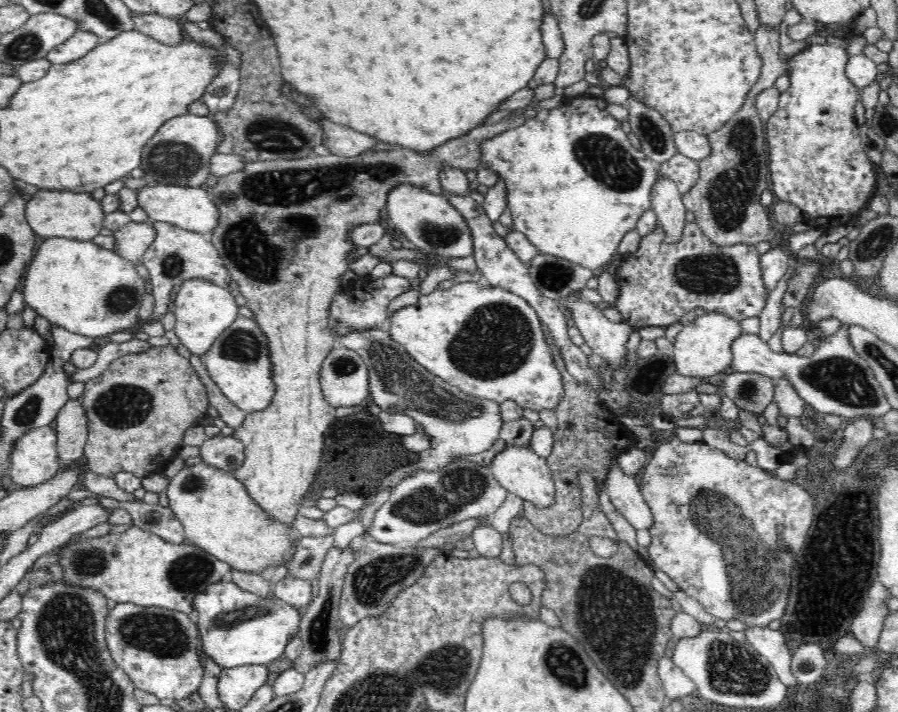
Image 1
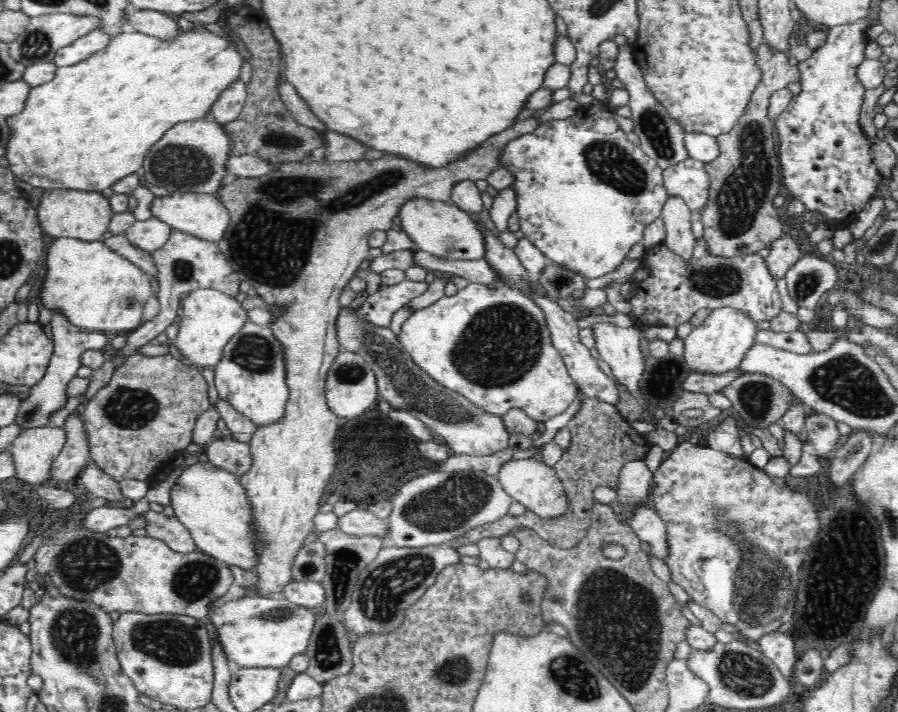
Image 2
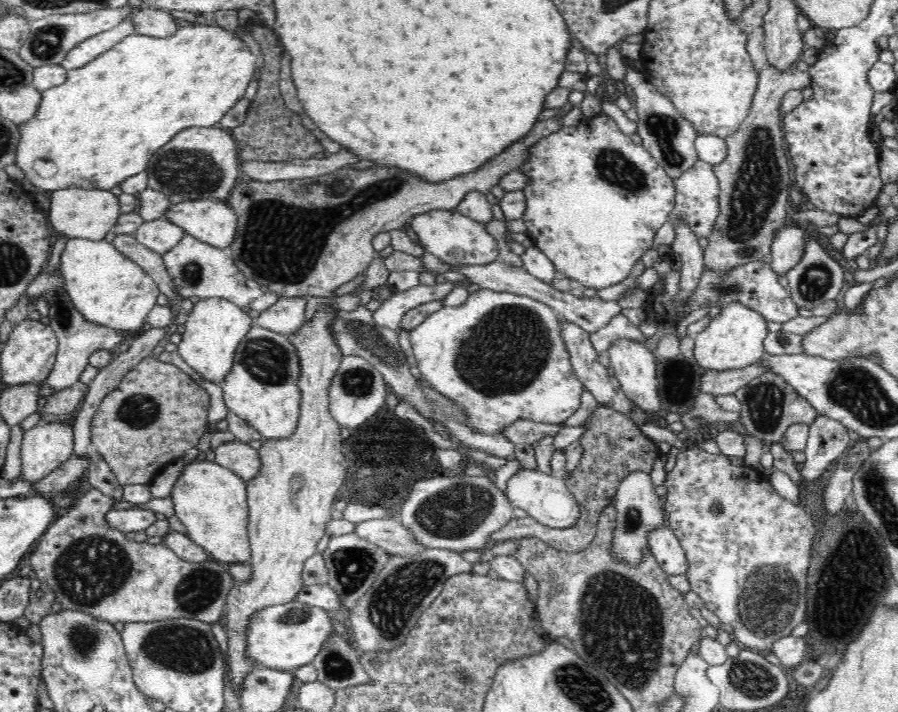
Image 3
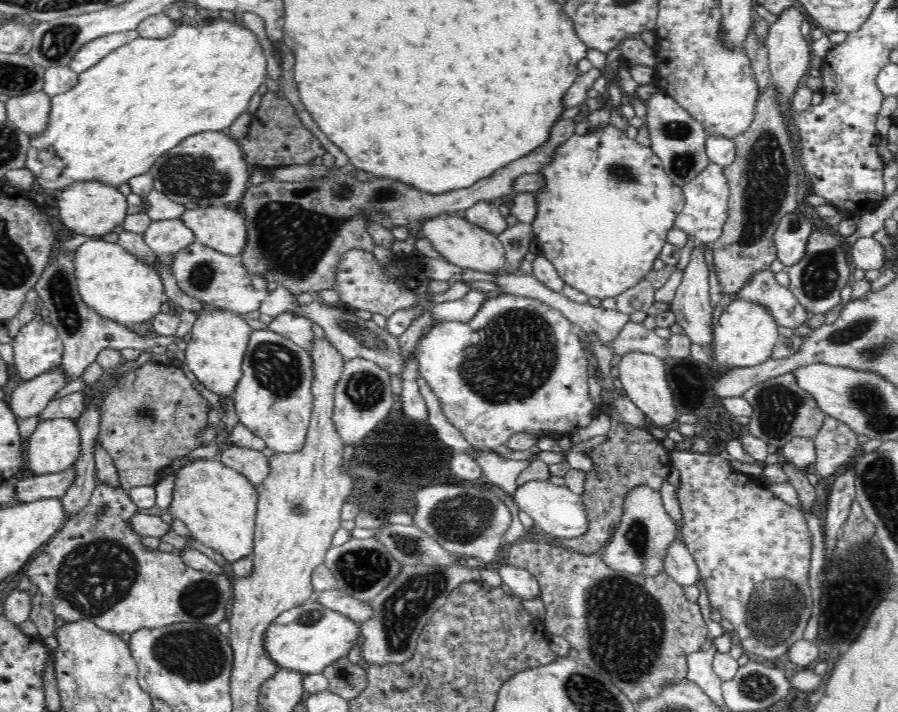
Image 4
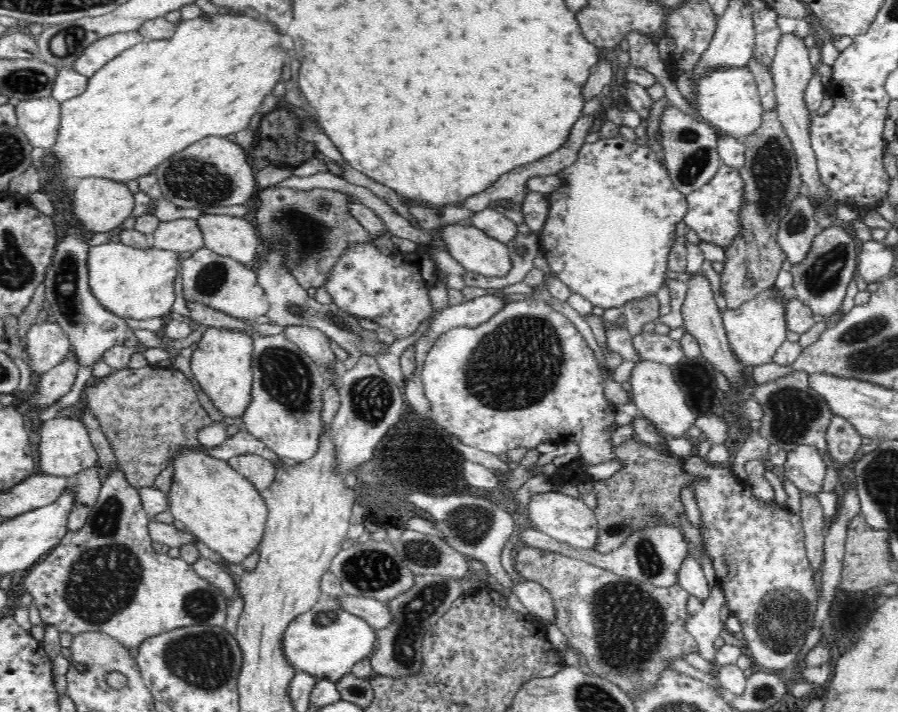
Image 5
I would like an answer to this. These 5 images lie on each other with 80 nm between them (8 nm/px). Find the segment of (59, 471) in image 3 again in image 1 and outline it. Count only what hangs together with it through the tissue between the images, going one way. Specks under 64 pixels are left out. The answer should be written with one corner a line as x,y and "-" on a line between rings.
68,398
56,414
56,447
60,467
84,456
84,442
88,436
87,415
81,400

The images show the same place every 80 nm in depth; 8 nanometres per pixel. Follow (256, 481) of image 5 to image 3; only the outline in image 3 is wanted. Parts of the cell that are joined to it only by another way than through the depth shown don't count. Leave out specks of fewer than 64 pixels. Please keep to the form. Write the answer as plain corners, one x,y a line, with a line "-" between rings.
240,441
218,444
214,450
214,462
231,470
244,480
251,479
259,469
258,451

